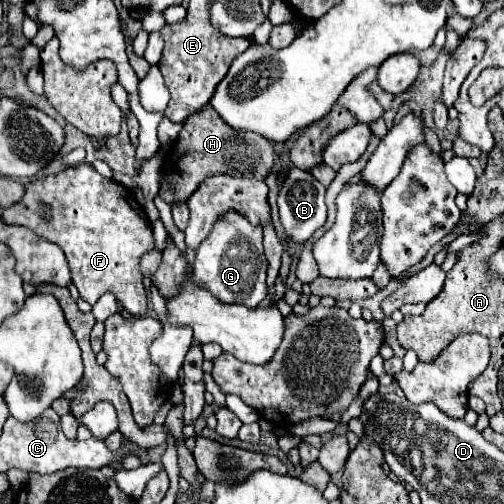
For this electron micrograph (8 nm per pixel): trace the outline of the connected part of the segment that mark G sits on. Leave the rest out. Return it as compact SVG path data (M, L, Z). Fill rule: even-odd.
M229 210L227 214L223 214L223 218L219 218L211 234L203 240L203 244L197 250L197 258L193 262L195 282L197 284L201 282L201 286L207 288L221 302L227 302L227 304L239 302L249 308L257 308L257 304L267 296L267 284L265 284L267 260L263 258L261 240L263 240L261 228L251 226L247 218L243 218L235 210ZM227 244L231 246L225 254Z

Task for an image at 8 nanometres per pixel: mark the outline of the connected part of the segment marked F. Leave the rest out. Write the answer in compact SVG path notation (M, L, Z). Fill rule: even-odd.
M85 162L25 184L25 196L3 210L3 222L25 226L57 244L65 252L73 284L89 304L95 304L105 292L113 292L129 314L145 314L147 294L139 264L155 244L151 222L143 206L135 200L133 190L111 178L103 178Z

